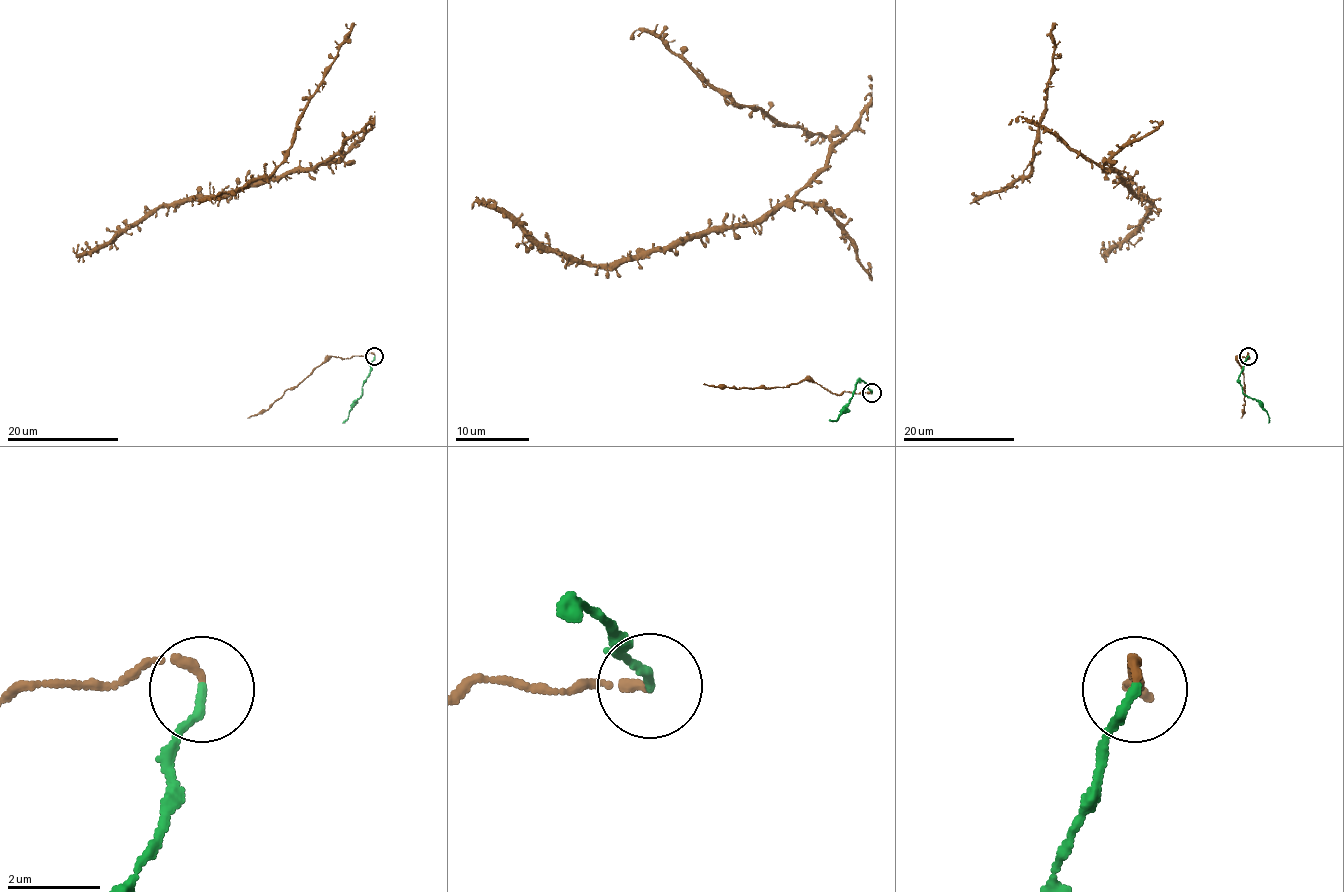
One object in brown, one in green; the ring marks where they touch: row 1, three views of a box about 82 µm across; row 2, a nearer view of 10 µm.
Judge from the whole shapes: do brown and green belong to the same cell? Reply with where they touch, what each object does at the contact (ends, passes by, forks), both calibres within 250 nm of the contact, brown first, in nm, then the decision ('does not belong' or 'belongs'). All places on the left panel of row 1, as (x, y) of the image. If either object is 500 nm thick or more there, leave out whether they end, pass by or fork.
at (374, 356); brown ends there; green ends there; 200 nm thick on the brown side, 200 nm on the other; does not belong

